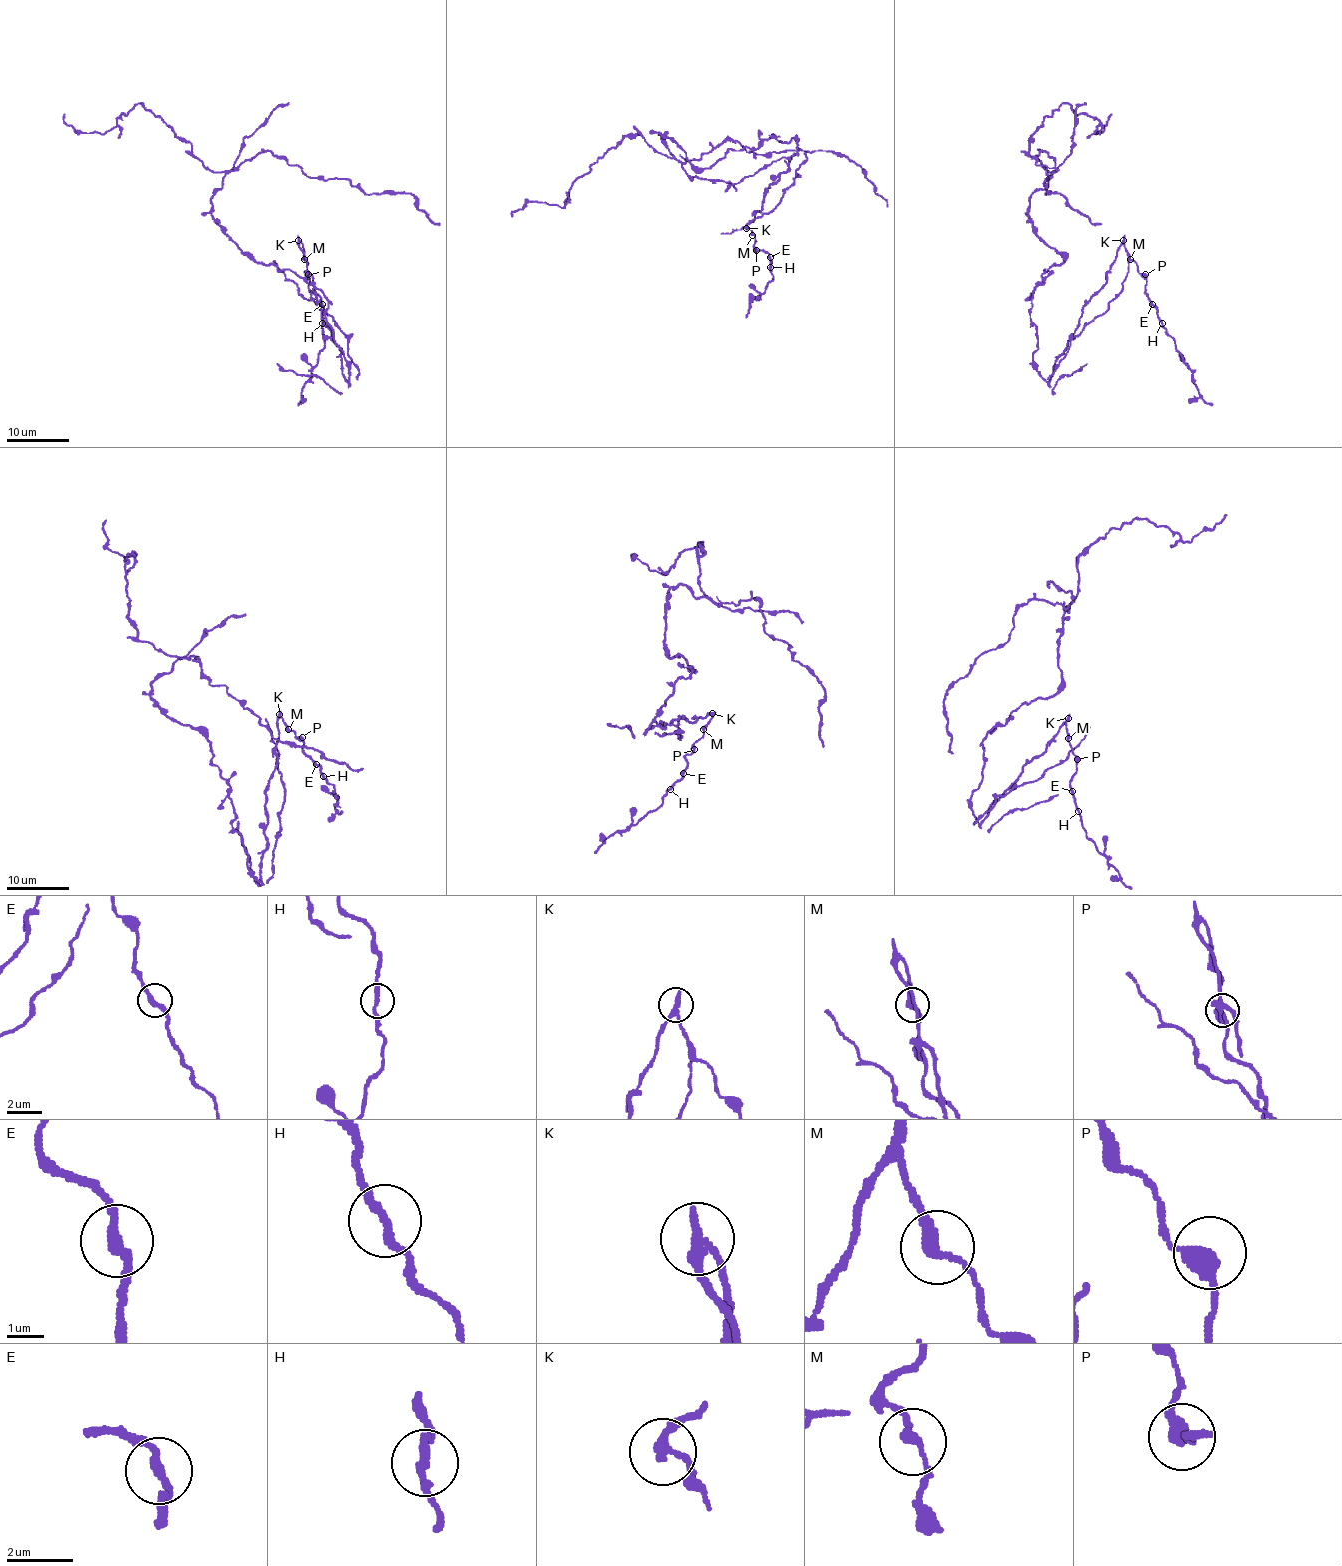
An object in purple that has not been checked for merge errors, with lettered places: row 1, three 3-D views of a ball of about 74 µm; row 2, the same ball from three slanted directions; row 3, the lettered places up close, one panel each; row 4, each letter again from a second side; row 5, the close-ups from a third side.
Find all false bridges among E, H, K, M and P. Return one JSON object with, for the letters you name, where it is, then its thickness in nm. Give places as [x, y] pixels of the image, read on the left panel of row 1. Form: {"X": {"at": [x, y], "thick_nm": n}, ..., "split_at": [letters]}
{"K": {"at": [298, 240], "thick_nm": 280}, "split_at": ["K"]}

